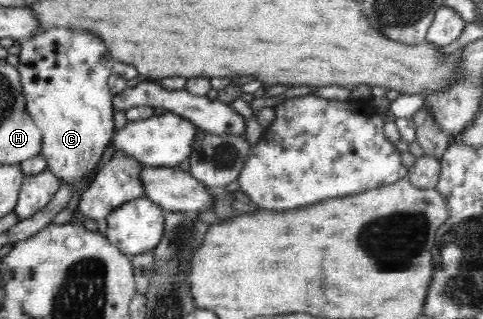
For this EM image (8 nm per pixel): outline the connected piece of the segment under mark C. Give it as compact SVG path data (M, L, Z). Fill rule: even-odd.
M51 28L43 33L39 32L33 37L19 42L21 46L18 72L20 83L26 99L26 110L31 119L41 128L43 136L43 149L41 154L47 160L47 169L55 174L61 183L67 182L79 187L101 159L103 152L110 144L115 133L113 124L113 95L108 82L113 71L113 59L107 55L105 42L97 35L69 31L65 28Z

